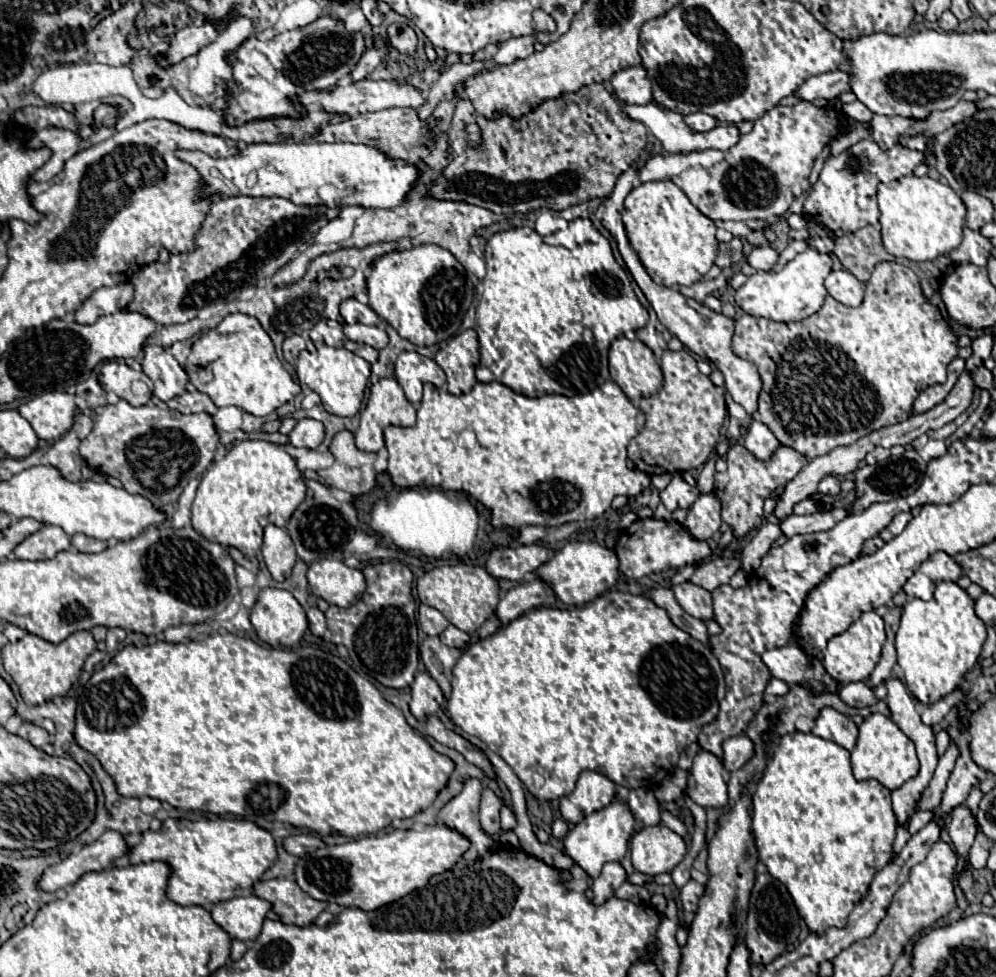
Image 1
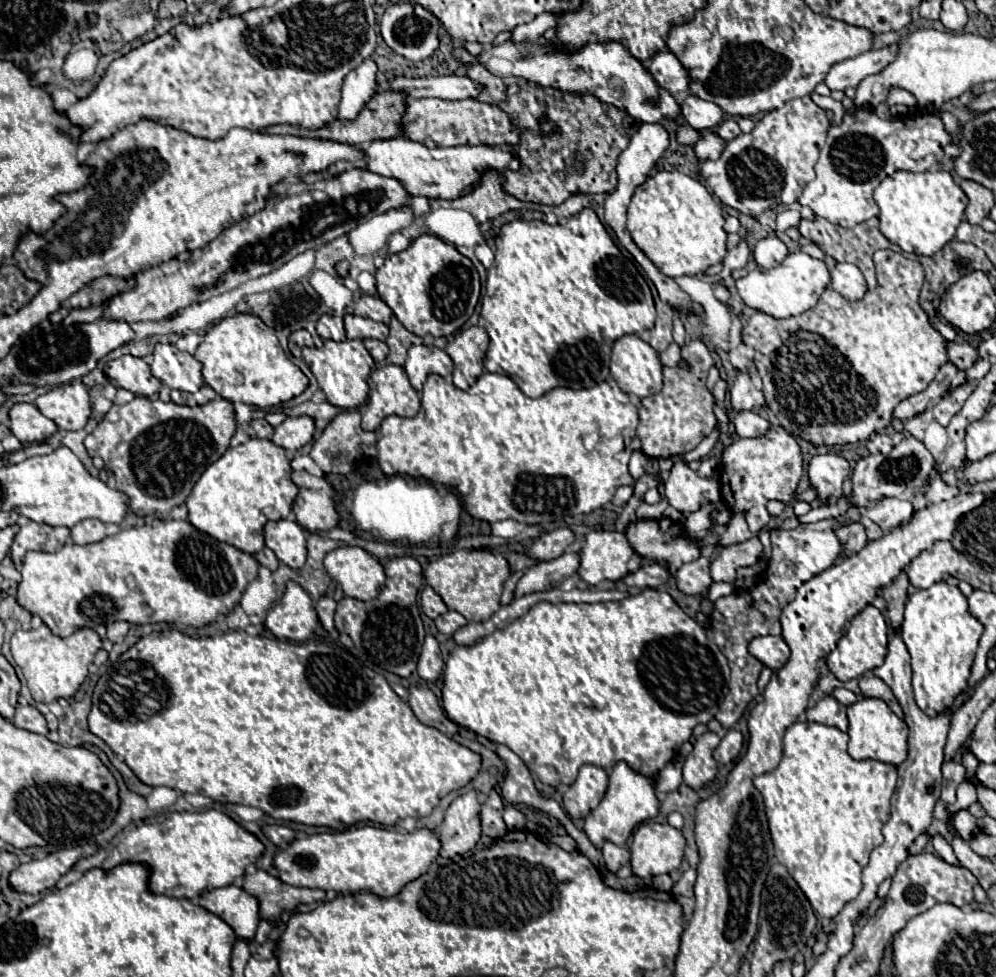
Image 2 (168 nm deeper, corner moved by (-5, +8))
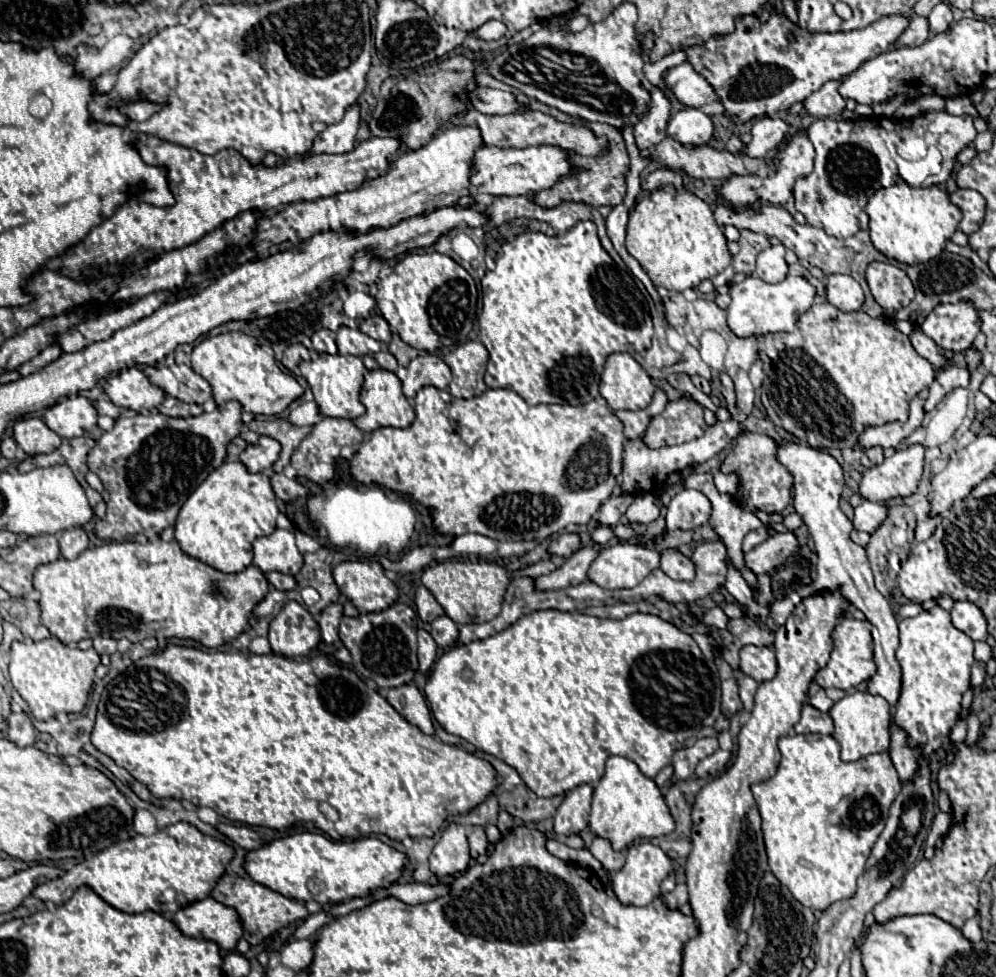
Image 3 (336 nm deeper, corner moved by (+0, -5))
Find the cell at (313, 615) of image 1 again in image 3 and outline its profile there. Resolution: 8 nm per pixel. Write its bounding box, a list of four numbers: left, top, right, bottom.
[318,603,342,644]

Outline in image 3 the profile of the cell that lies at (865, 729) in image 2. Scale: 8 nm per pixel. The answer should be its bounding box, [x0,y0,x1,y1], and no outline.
[830,691,890,761]

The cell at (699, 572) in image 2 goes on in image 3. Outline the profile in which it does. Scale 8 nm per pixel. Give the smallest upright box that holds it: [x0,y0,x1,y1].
[660,549,696,581]

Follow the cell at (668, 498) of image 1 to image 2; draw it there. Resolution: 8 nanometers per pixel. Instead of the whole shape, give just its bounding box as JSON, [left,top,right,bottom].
[665,462,721,514]

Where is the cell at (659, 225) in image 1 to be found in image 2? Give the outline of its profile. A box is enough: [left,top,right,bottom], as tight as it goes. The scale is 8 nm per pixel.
[627,172,727,278]

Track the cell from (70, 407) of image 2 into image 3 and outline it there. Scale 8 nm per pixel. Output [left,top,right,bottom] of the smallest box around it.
[42,395,98,439]

